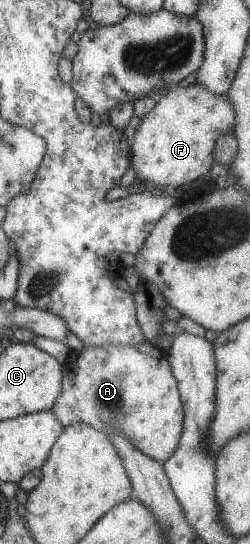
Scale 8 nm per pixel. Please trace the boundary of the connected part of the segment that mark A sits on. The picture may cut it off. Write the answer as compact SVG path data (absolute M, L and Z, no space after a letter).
M147 341L137 345L109 344L98 348L84 344L81 353L69 349L68 359L62 368L60 392L50 410L63 428L83 422L105 434L107 425L107 437L119 432L136 450L161 464L177 447L183 427L183 406L166 352Z

